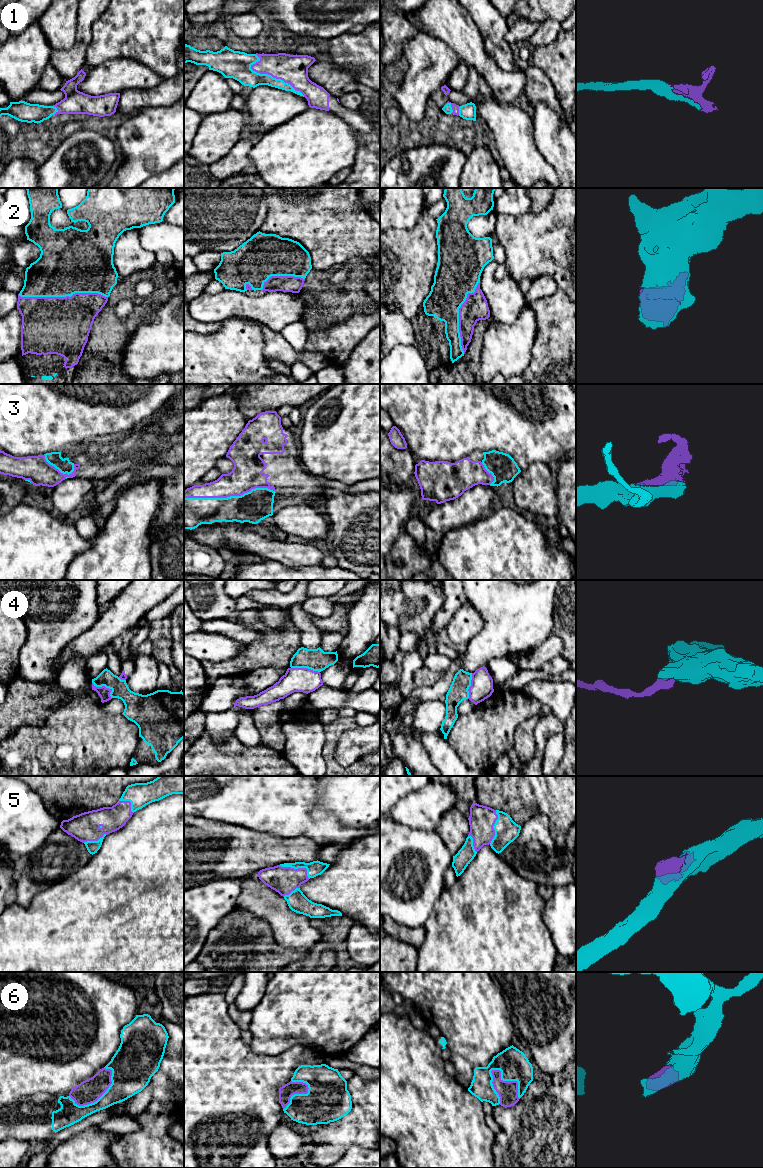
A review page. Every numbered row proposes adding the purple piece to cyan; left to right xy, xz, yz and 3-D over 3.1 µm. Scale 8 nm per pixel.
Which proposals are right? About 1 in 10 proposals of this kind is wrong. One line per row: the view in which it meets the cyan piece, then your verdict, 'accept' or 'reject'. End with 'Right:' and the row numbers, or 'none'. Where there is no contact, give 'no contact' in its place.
1: meets cyan in xz; accept
2: meets cyan in xy; accept
3: meets cyan in xz; accept
4: meets cyan in xy; reject
5: meets cyan in xz; accept
6: meets cyan in yz; accept
Right: 1, 2, 3, 5, 6

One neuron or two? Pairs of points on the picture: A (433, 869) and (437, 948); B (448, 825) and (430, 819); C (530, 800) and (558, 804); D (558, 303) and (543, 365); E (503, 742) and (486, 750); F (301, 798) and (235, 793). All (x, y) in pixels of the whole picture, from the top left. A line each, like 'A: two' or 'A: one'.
A: two
B: two
C: one
D: one
E: one
F: one

